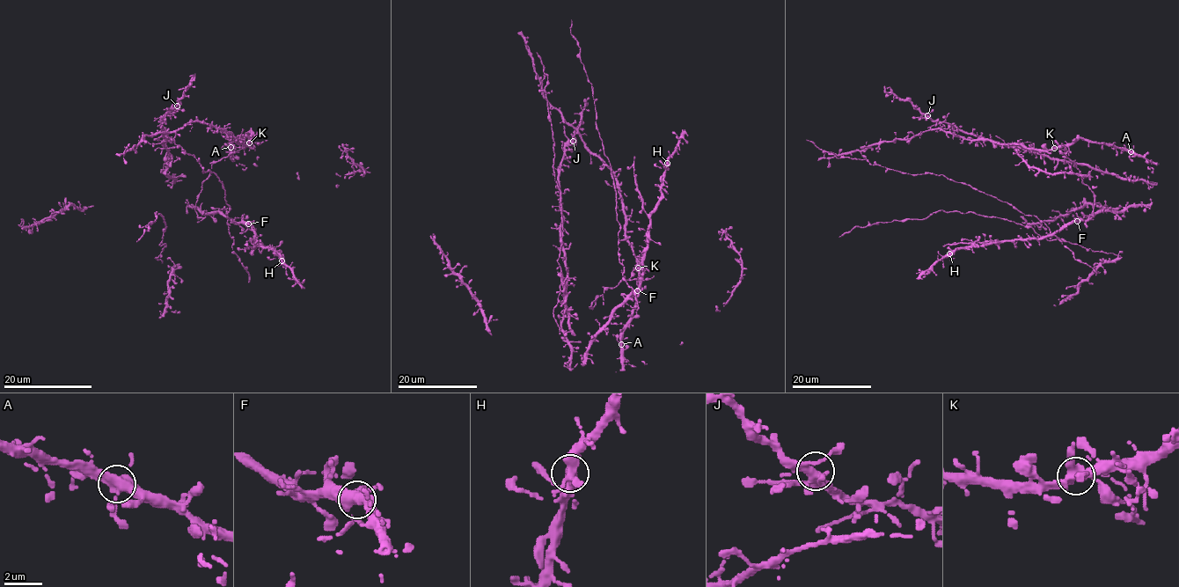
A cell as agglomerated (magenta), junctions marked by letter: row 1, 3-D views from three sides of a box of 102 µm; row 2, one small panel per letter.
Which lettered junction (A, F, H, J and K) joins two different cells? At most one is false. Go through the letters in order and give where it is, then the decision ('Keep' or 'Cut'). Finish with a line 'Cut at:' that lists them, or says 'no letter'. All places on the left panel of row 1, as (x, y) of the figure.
A: Place: (230, 147). Keep
F: Place: (248, 223). Keep
H: Place: (281, 260). Keep
J: Place: (177, 106). Keep
K: Place: (249, 143). Cut
Cut at: K

